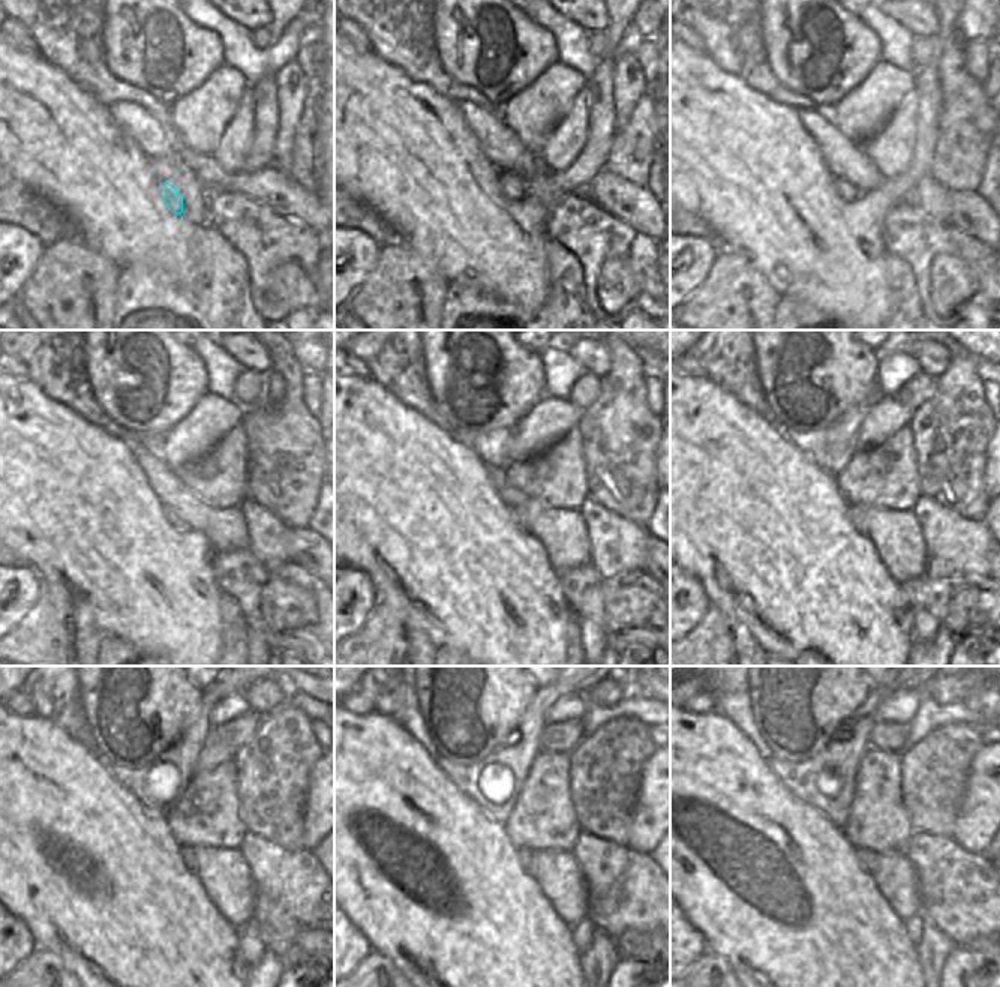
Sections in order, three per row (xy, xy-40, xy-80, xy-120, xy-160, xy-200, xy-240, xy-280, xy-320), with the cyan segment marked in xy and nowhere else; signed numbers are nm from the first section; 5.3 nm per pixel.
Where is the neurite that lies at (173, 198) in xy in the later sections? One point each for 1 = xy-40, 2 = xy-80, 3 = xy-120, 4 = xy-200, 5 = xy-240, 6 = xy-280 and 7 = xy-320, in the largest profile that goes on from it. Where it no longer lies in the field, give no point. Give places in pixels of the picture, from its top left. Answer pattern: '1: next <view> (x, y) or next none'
1: next xy-40 (513, 188)
2: next xy-80 (844, 189)
3: next xy-120 (173, 518)
4: next xy-200 (856, 515)
5: next xy-240 (188, 854)
6: next xy-280 (525, 855)
7: next xy-320 (868, 858)

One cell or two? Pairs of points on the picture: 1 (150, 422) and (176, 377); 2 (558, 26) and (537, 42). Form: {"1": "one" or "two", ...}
{"1": "one", "2": "two"}

